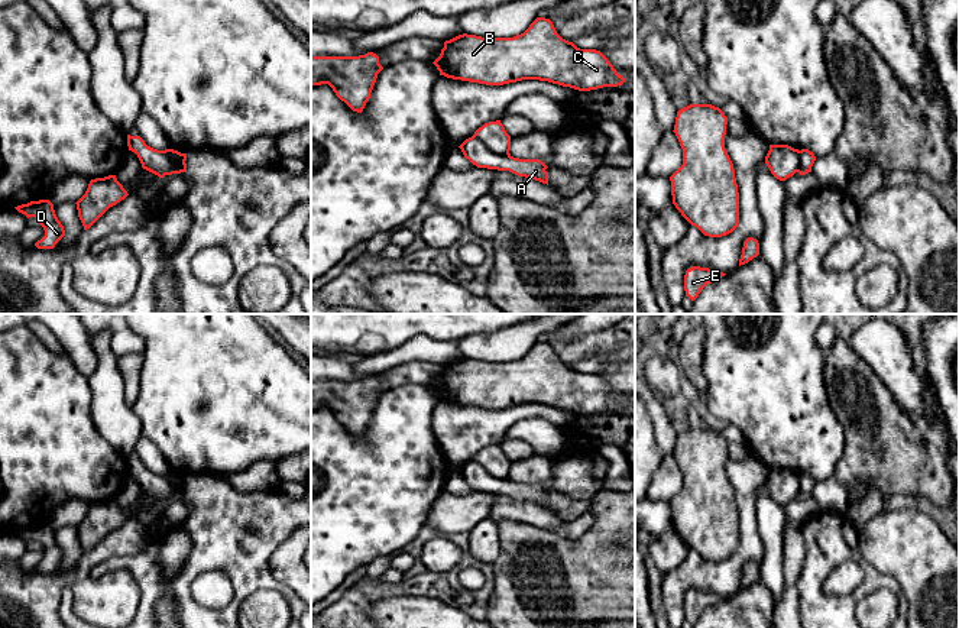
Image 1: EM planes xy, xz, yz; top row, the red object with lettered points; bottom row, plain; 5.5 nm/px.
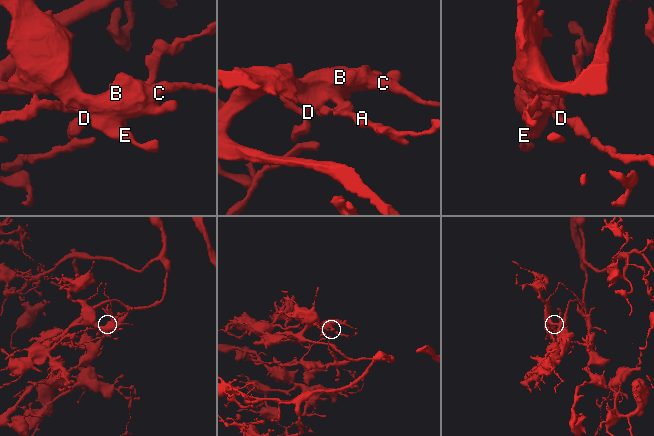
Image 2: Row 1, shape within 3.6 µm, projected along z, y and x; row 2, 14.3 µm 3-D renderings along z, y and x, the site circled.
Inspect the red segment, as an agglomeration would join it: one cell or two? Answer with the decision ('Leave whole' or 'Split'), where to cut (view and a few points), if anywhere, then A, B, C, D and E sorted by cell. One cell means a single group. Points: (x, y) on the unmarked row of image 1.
Split. Split along xz (473, 459), (493, 476), (508, 478). Groups: A D / B C E

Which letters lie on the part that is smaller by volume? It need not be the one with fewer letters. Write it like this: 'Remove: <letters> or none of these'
Remove: A, D

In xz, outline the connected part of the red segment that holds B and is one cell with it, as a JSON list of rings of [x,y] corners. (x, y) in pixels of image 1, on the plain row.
[[[537,341],[524,357],[513,362],[459,359],[444,366],[440,381],[432,388],[440,399],[486,410],[540,404],[579,415],[590,415],[625,407],[625,402],[616,396],[600,375],[580,373],[573,366],[563,363],[553,346],[545,341]]]

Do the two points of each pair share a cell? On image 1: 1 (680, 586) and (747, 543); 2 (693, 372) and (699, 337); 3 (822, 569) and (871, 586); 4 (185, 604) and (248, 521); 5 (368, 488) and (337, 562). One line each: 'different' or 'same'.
1: same
2: same
3: same
4: same
5: same

